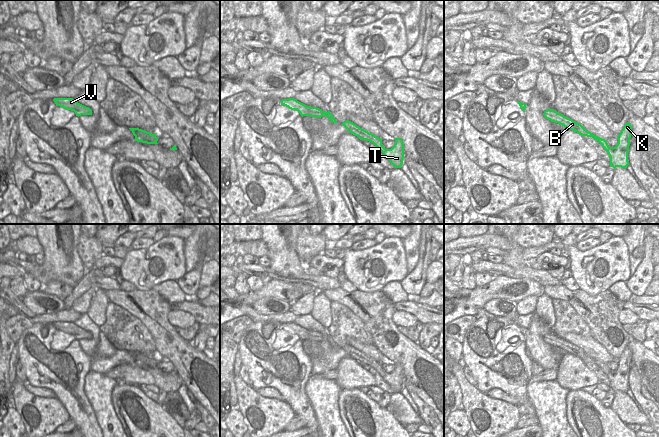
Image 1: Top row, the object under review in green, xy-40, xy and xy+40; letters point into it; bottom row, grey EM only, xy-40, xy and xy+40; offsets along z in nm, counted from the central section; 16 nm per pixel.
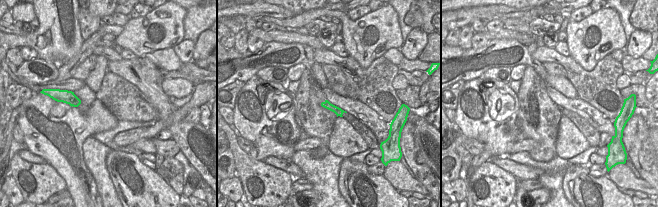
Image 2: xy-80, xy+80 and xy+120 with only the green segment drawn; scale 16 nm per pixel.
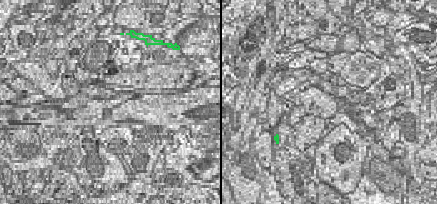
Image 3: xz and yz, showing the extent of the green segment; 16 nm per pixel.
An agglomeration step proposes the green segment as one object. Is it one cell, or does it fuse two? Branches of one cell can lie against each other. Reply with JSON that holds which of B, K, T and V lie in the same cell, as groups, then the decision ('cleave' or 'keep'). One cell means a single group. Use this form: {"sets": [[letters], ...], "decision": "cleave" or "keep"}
{"sets": [["B", "K", "T", "V"]], "decision": "keep"}

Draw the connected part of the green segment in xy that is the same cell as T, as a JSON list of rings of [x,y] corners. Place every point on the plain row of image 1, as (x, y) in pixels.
[[[346,344],[341,349],[343,349],[348,356],[357,360],[360,364],[366,364],[373,367],[395,392],[401,392],[404,382],[404,368],[401,362],[394,362],[394,370],[391,373],[386,373],[382,368],[381,362],[360,352],[353,346]]]

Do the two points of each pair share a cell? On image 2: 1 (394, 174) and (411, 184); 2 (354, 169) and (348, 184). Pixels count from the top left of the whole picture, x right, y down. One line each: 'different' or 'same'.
1: same
2: same

